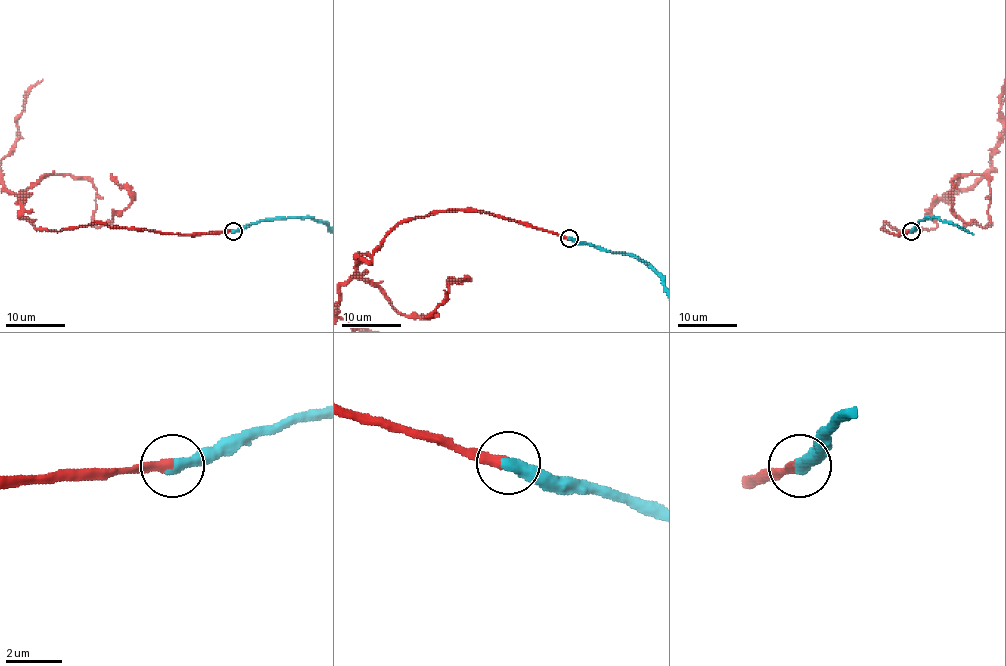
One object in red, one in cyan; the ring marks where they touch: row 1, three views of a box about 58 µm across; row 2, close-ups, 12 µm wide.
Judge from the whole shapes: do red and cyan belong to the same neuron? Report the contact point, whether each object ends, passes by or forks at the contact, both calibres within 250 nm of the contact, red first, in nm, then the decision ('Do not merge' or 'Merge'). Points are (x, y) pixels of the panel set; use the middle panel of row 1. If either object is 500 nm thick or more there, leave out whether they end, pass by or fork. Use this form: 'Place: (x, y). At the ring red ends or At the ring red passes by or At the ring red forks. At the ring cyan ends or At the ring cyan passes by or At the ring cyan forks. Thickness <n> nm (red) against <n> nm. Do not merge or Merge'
Place: (569, 238). At the ring red ends. At the ring cyan ends. Thickness 380 nm (red) against 460 nm. Merge

